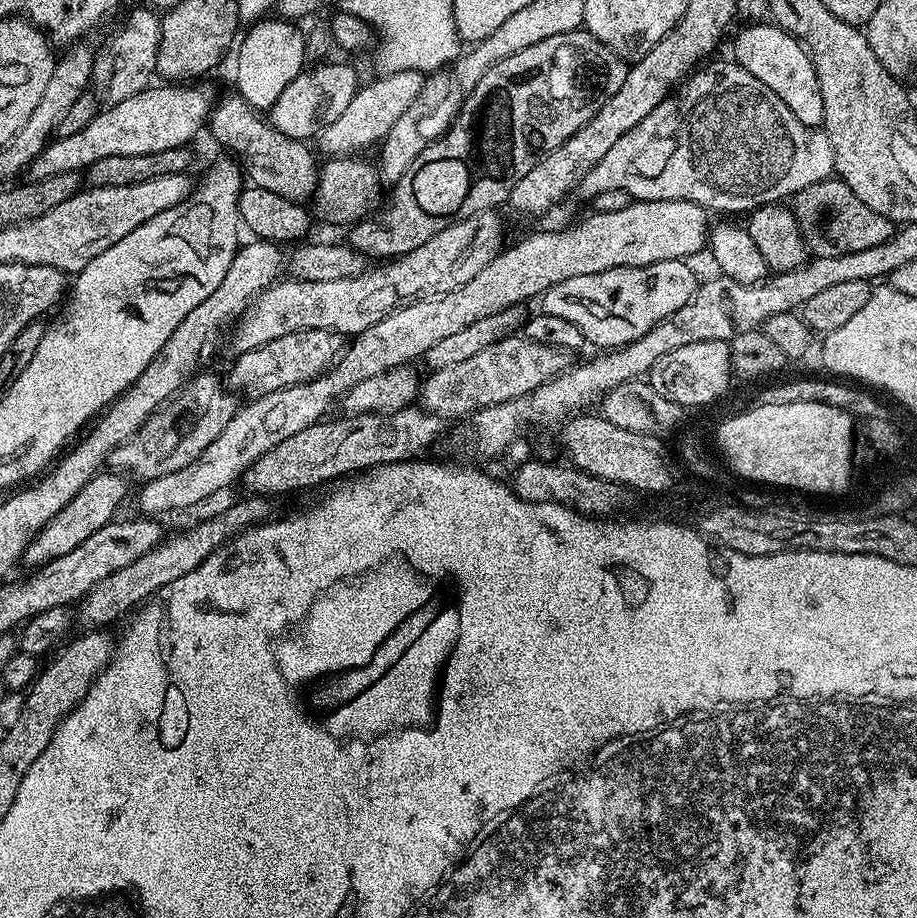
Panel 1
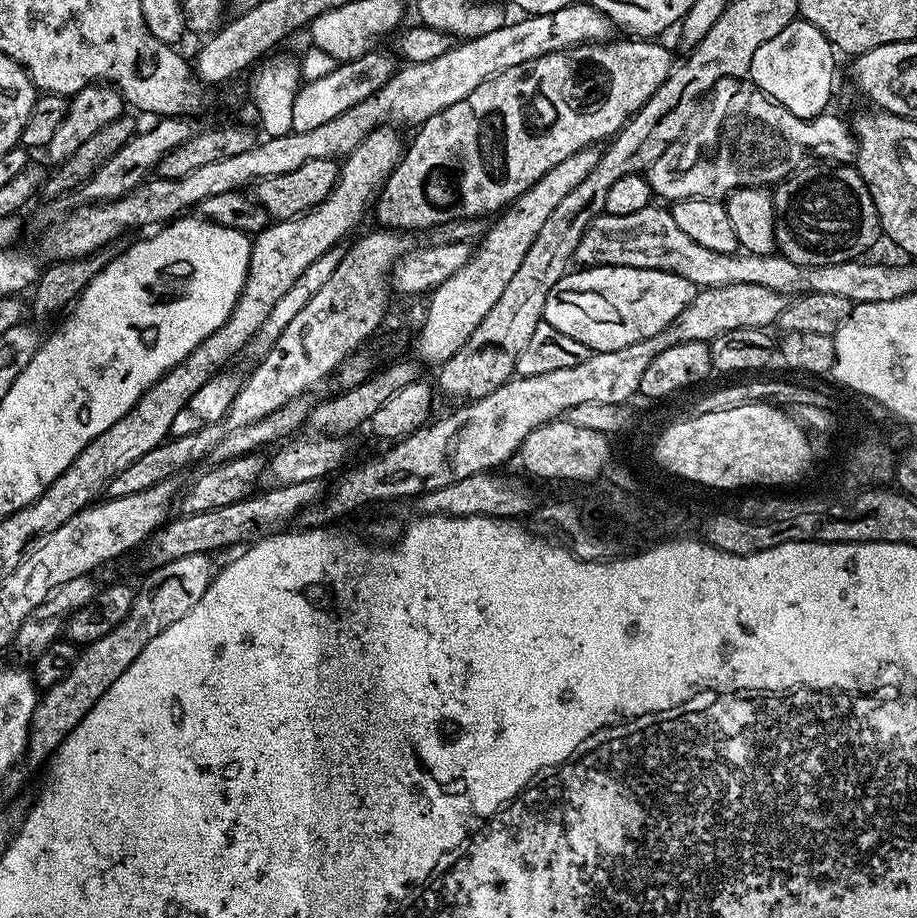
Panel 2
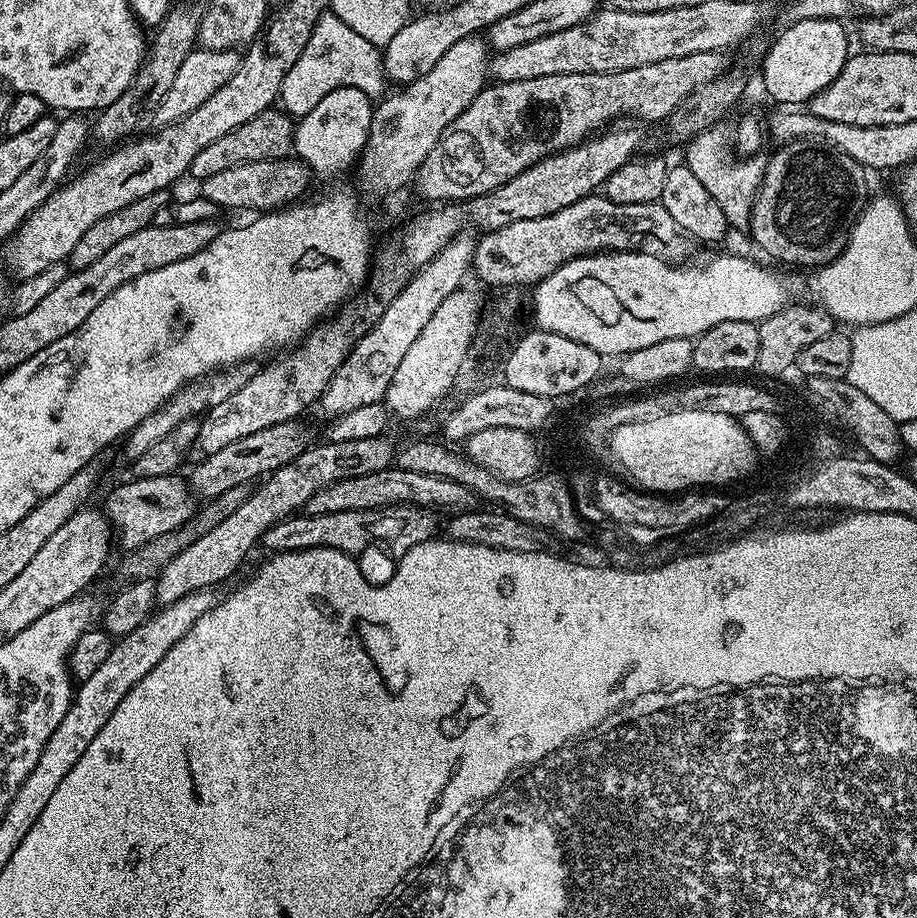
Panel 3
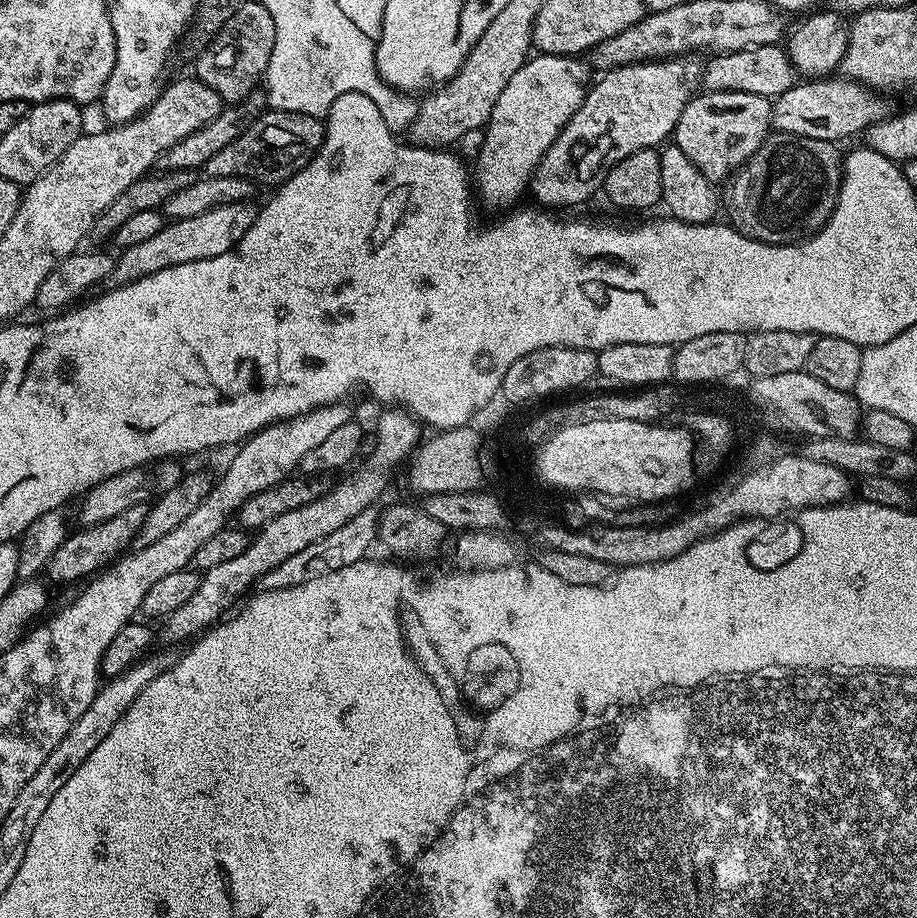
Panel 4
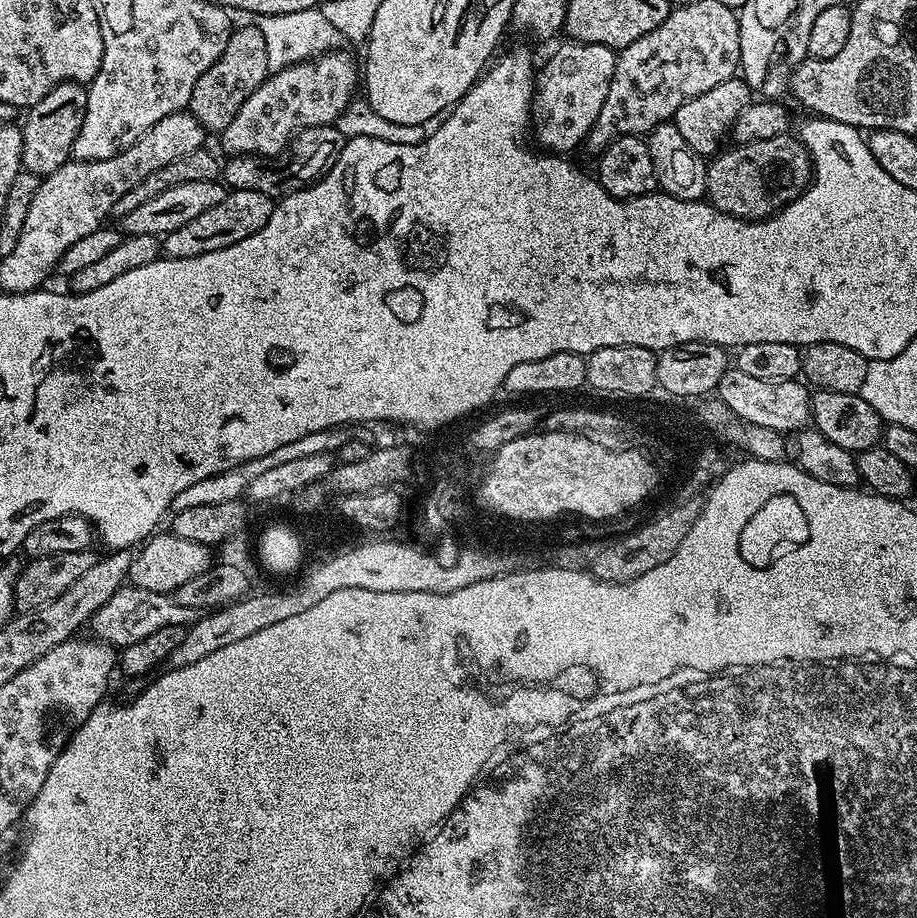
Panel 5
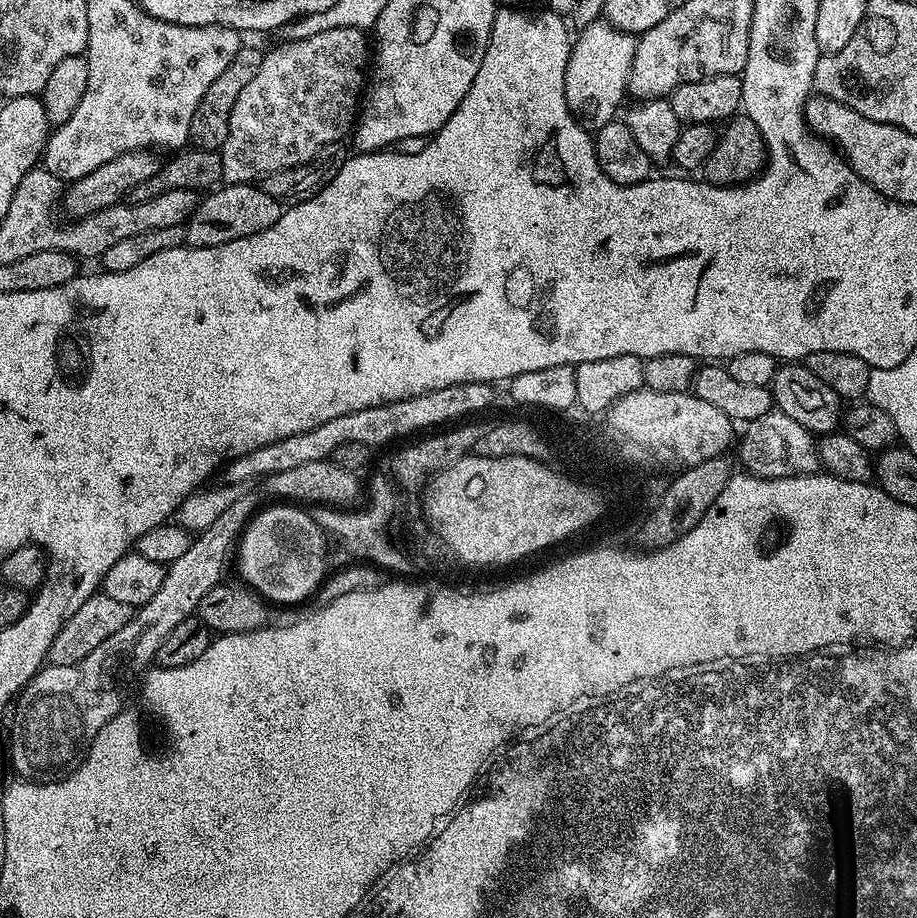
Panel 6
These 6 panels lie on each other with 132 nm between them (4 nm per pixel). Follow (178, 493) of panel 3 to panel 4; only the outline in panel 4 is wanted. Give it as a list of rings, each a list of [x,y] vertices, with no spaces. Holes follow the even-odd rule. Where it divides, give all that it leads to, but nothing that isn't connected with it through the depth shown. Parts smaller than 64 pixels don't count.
[[[143,504],[130,506],[130,510],[122,510],[122,514],[114,514],[114,518],[106,522],[98,522],[89,528],[73,531],[62,542],[62,546],[54,550],[46,569],[46,576],[49,576],[56,584],[72,584],[75,580],[83,581],[107,568],[133,547],[138,530],[144,521],[145,511]]]

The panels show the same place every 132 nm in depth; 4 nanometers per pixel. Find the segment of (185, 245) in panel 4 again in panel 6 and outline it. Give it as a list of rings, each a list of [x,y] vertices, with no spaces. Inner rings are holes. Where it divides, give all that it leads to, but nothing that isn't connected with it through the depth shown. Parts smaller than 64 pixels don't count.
[[[225,183],[209,191],[197,203],[192,216],[186,221],[187,247],[213,248],[229,244],[238,238],[246,238],[250,234],[258,234],[262,230],[270,230],[270,226],[278,222],[281,211],[280,203],[270,198],[270,194],[266,194],[263,187],[256,184]]]

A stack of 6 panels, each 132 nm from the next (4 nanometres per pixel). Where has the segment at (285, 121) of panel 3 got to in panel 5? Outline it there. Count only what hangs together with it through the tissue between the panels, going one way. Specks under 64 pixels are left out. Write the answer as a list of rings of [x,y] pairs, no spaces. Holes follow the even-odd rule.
[[[330,124],[303,129],[295,137],[294,148],[296,144],[296,152],[304,164],[276,164],[280,162],[263,156],[228,156],[222,164],[223,183],[232,190],[258,190],[273,198],[286,196],[323,176],[344,149],[345,139],[341,129]]]

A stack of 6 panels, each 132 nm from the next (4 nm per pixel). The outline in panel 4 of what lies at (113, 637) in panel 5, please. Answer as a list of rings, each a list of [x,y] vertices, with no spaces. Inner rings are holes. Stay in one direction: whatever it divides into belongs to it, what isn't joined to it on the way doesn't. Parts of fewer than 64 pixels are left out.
[[[390,482],[380,495],[379,503],[371,504],[366,510],[362,510],[357,517],[346,522],[341,529],[334,530],[329,537],[319,539],[318,542],[311,546],[306,546],[305,549],[298,551],[297,554],[292,554],[290,558],[286,558],[274,570],[267,571],[257,581],[257,589],[263,592],[269,592],[272,589],[288,589],[290,586],[301,585],[302,582],[310,581],[310,579],[320,576],[322,570],[342,569],[344,566],[350,566],[354,562],[365,559],[368,554],[366,552],[377,541],[383,507],[401,503],[401,500],[402,496],[400,496],[396,484]]]

